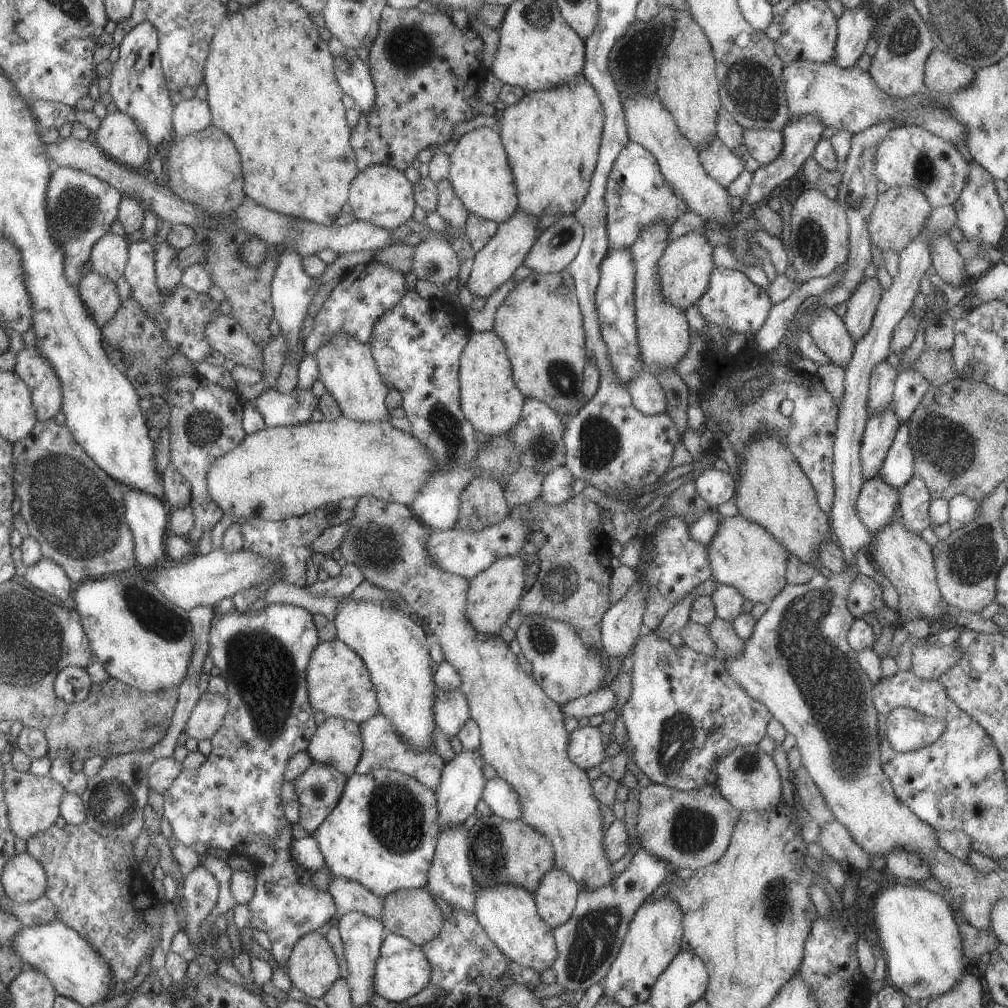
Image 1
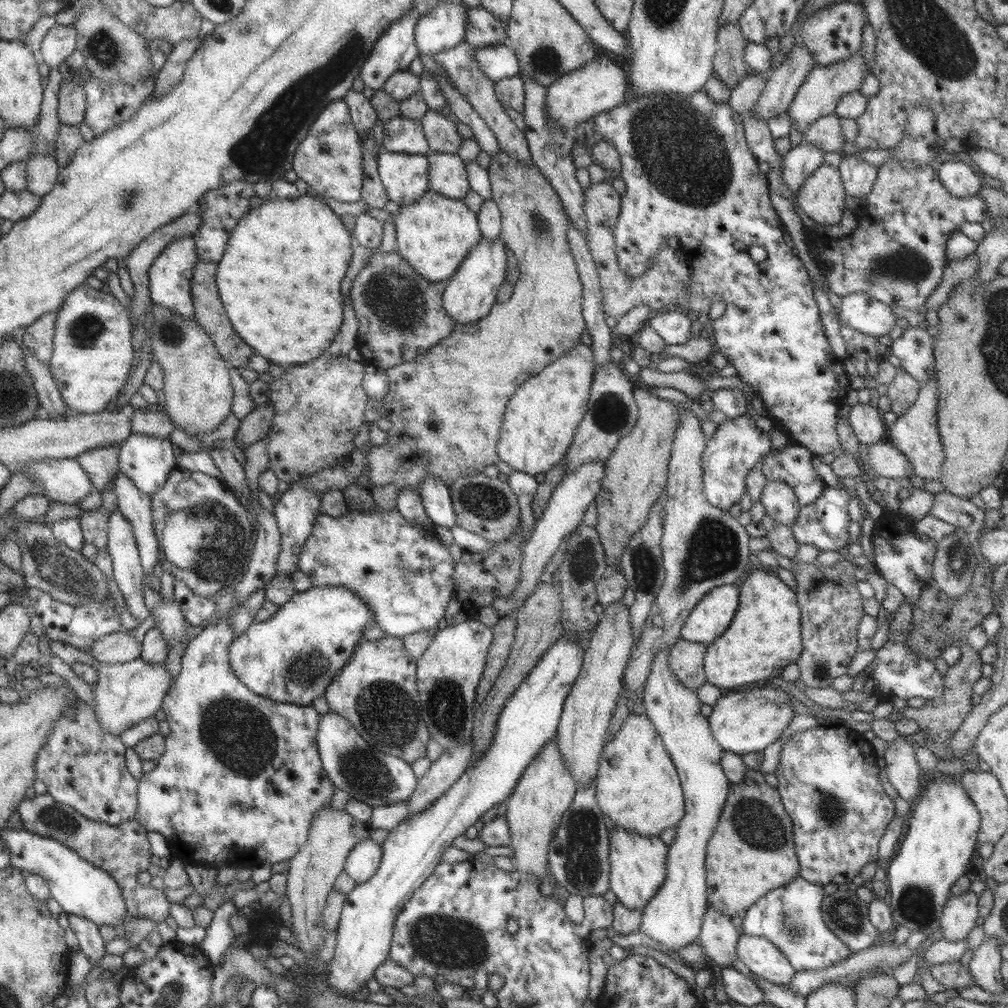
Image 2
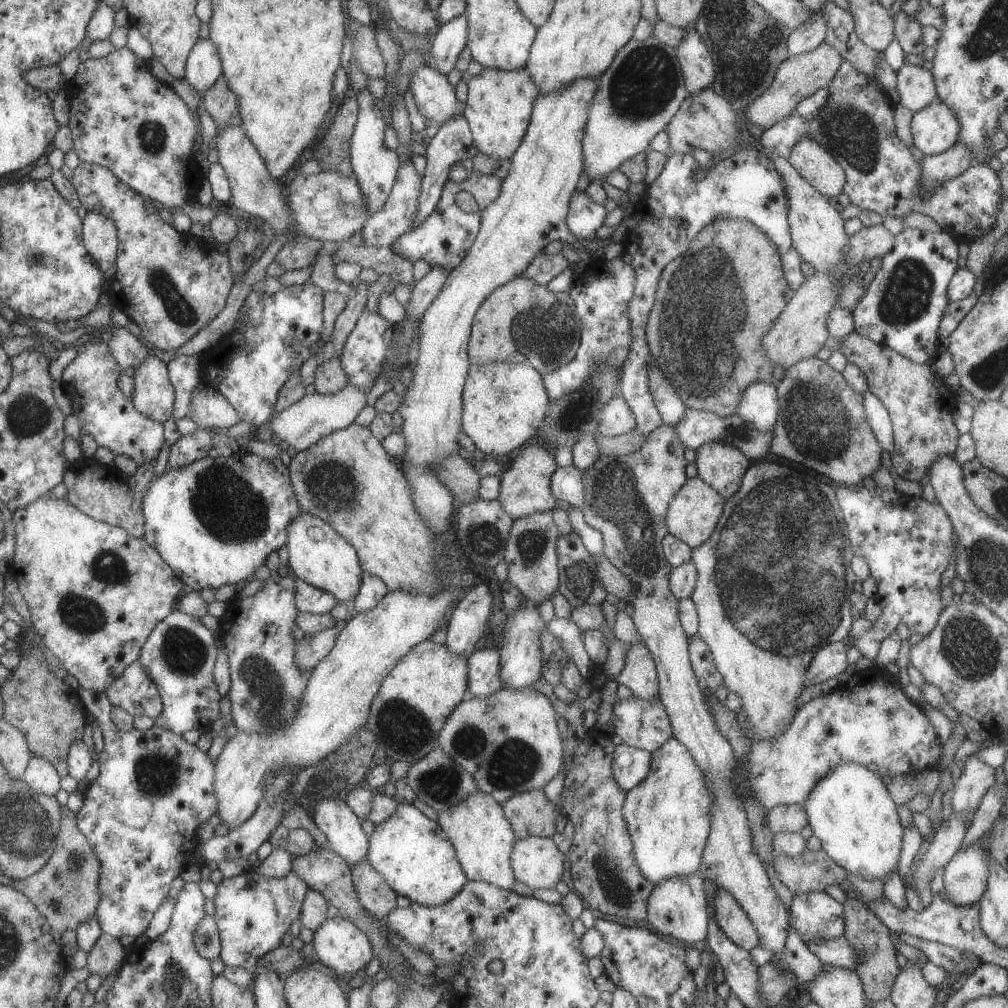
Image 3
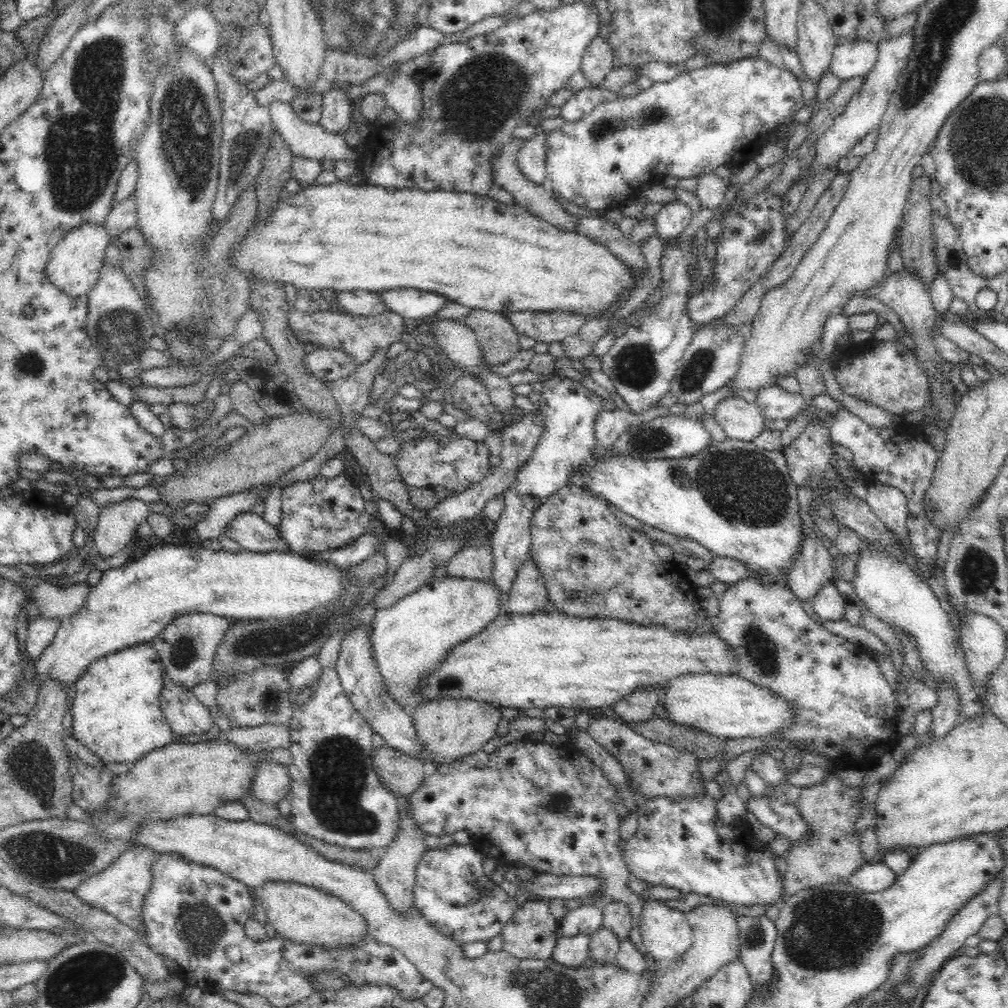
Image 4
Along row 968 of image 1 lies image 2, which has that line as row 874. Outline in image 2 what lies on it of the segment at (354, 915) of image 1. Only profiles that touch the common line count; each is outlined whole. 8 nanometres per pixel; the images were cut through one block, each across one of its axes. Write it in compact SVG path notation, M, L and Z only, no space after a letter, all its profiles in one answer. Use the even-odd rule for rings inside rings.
M371 839L359 841L346 856L344 871L355 884L369 880L381 860L381 846Z

